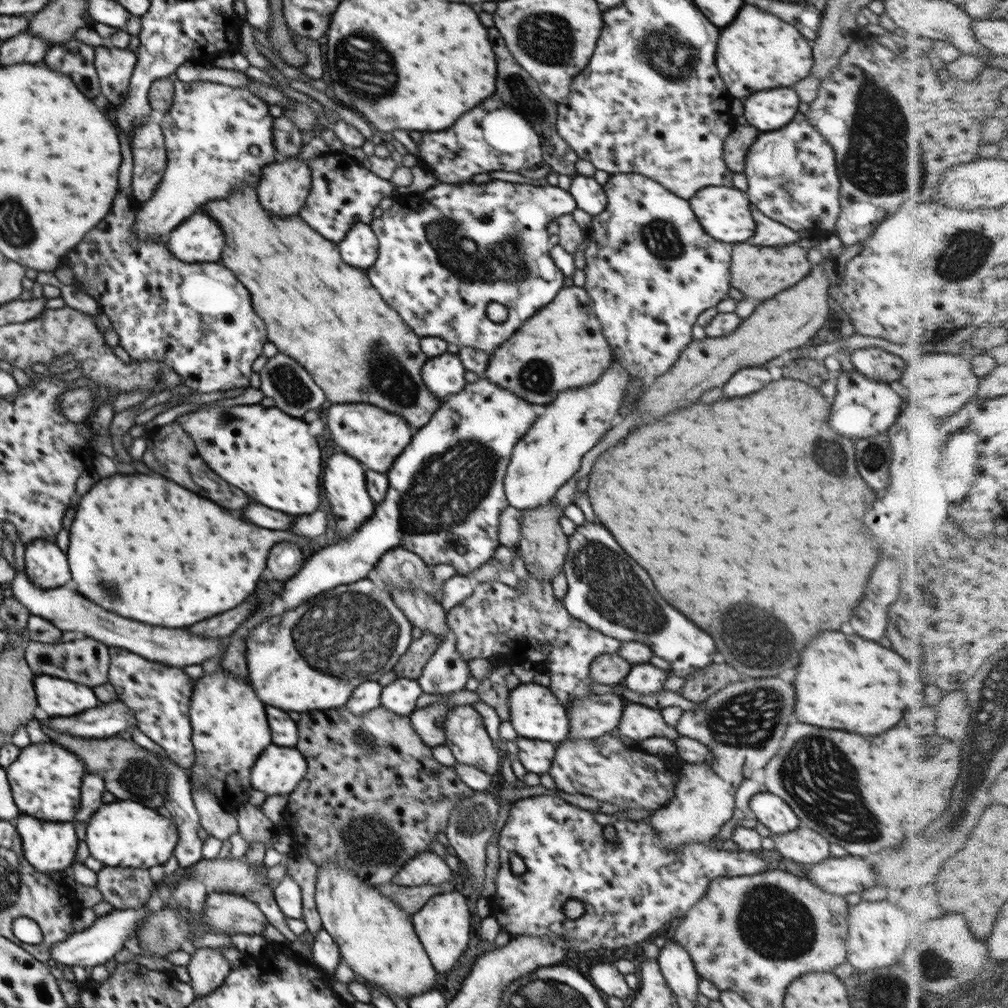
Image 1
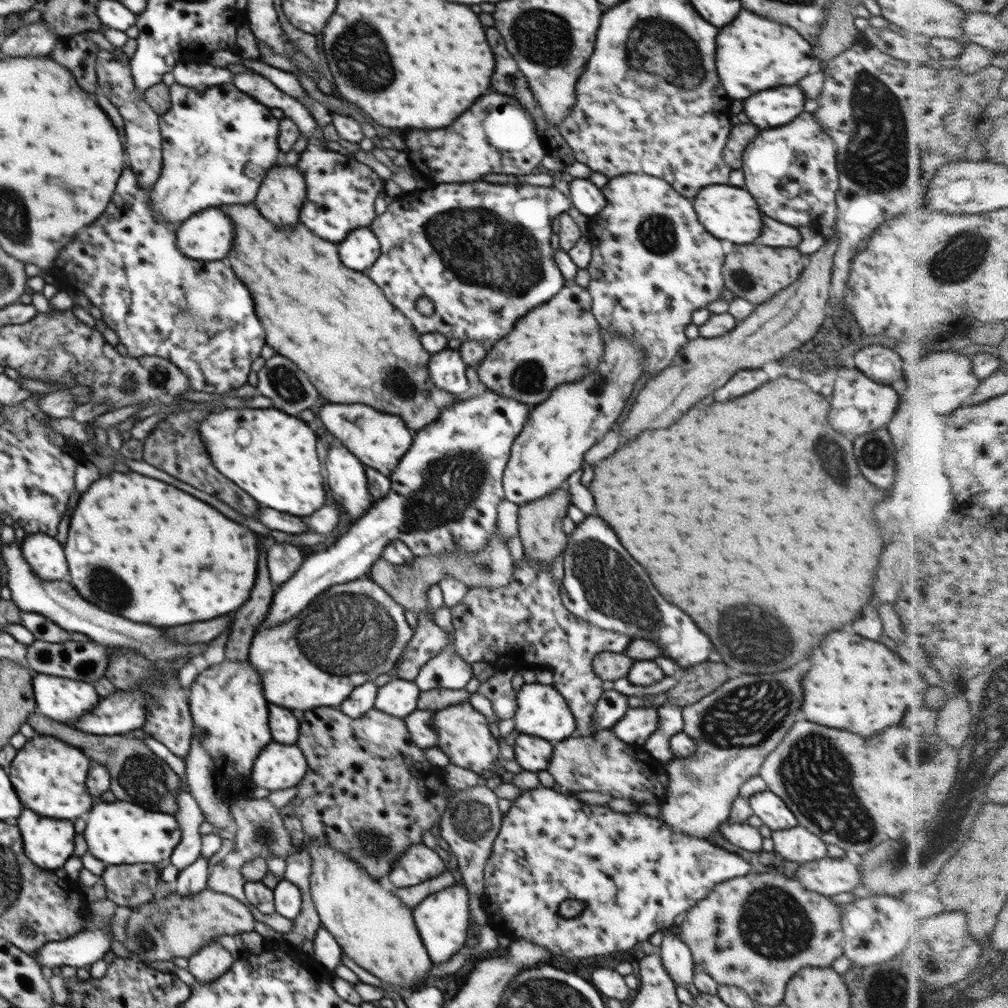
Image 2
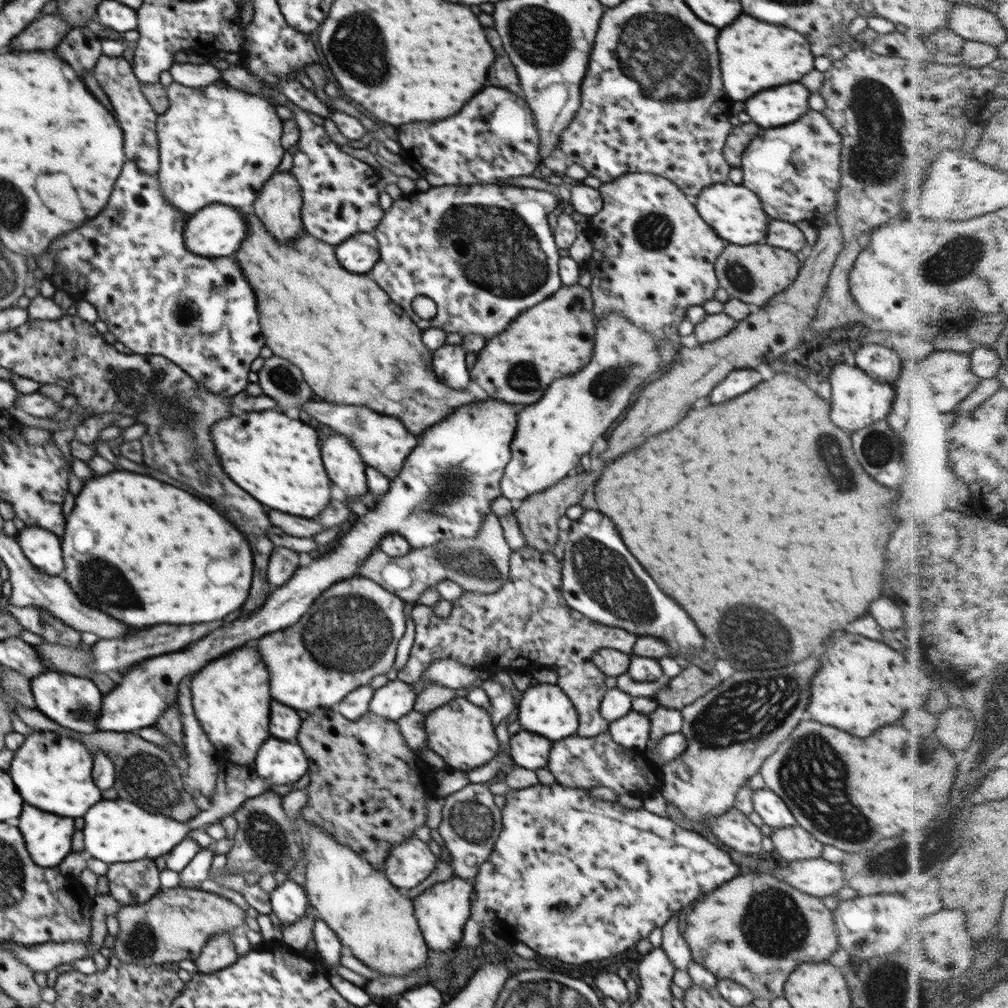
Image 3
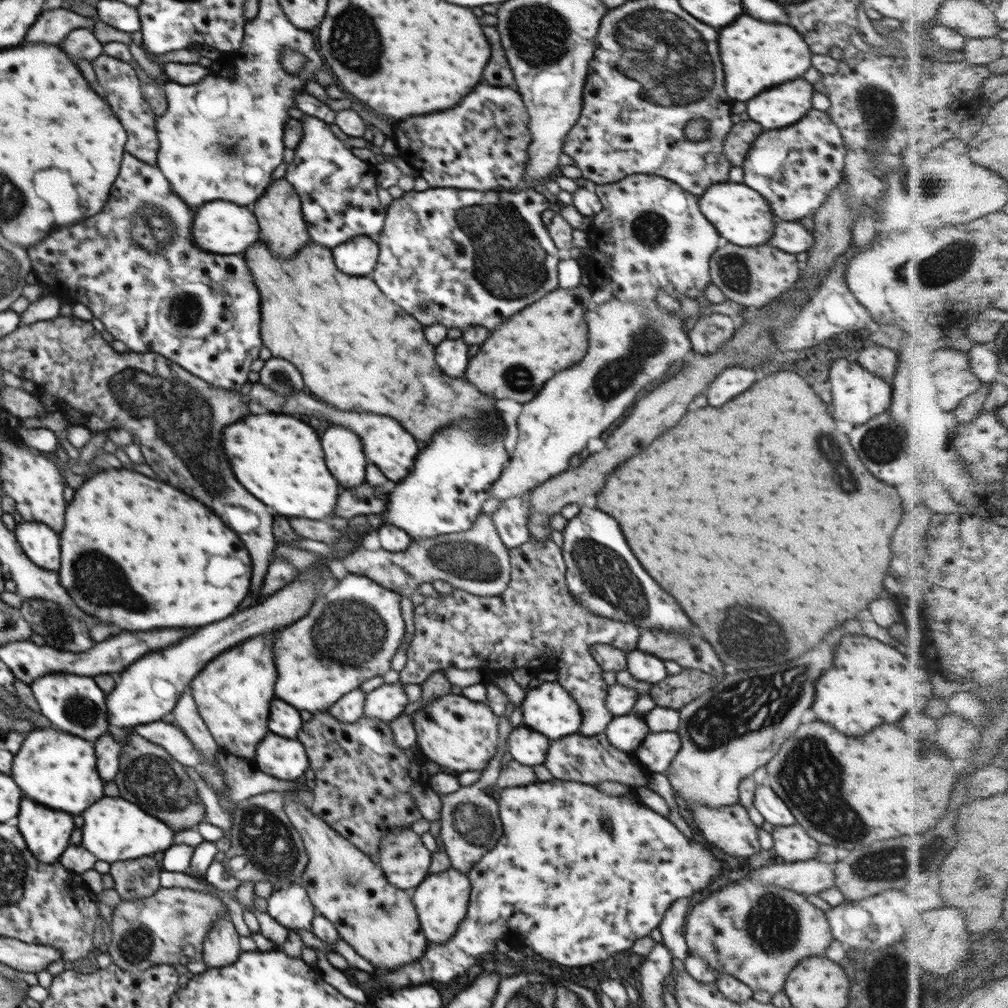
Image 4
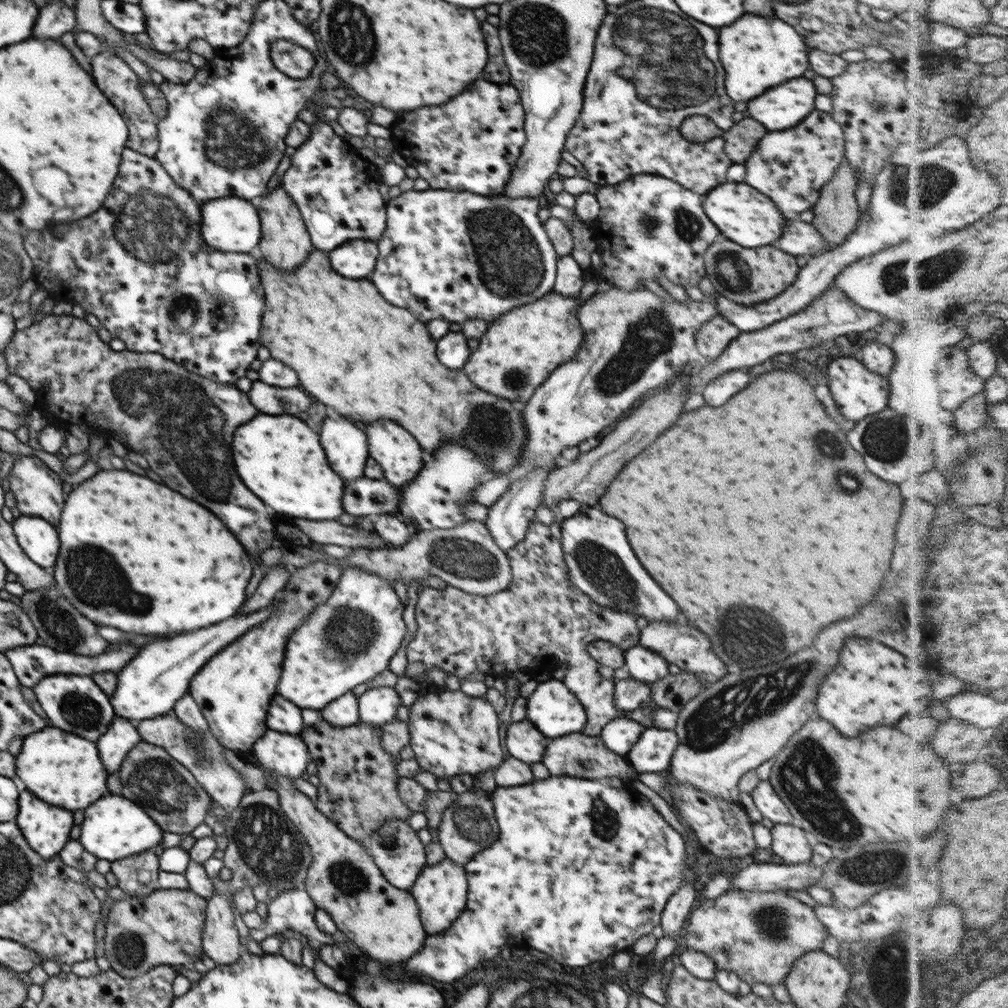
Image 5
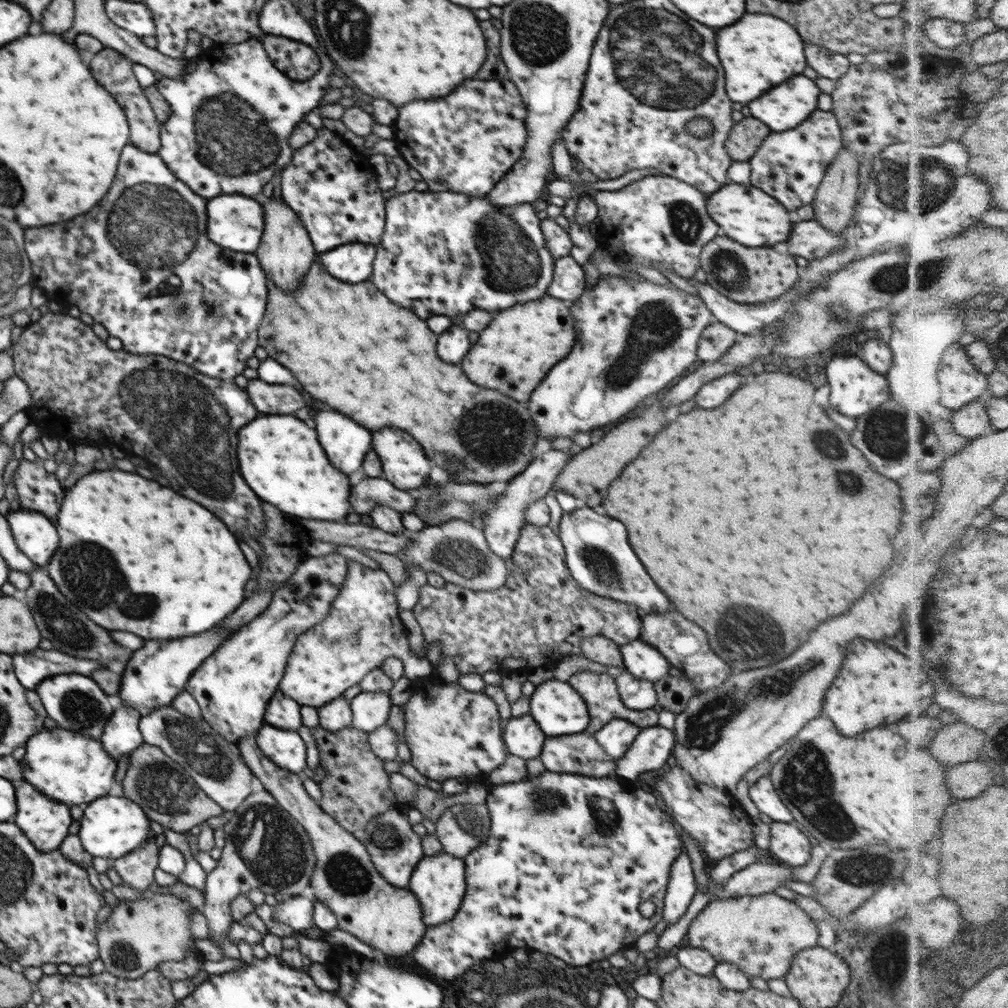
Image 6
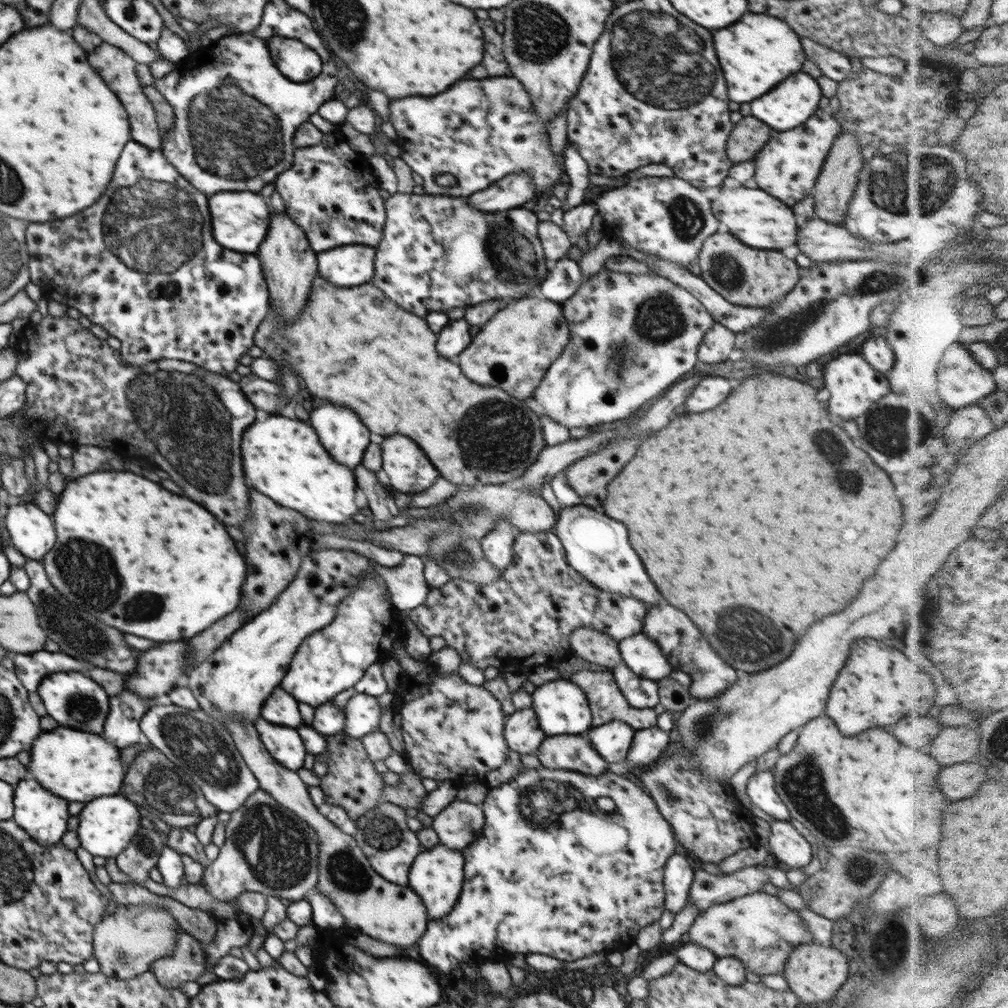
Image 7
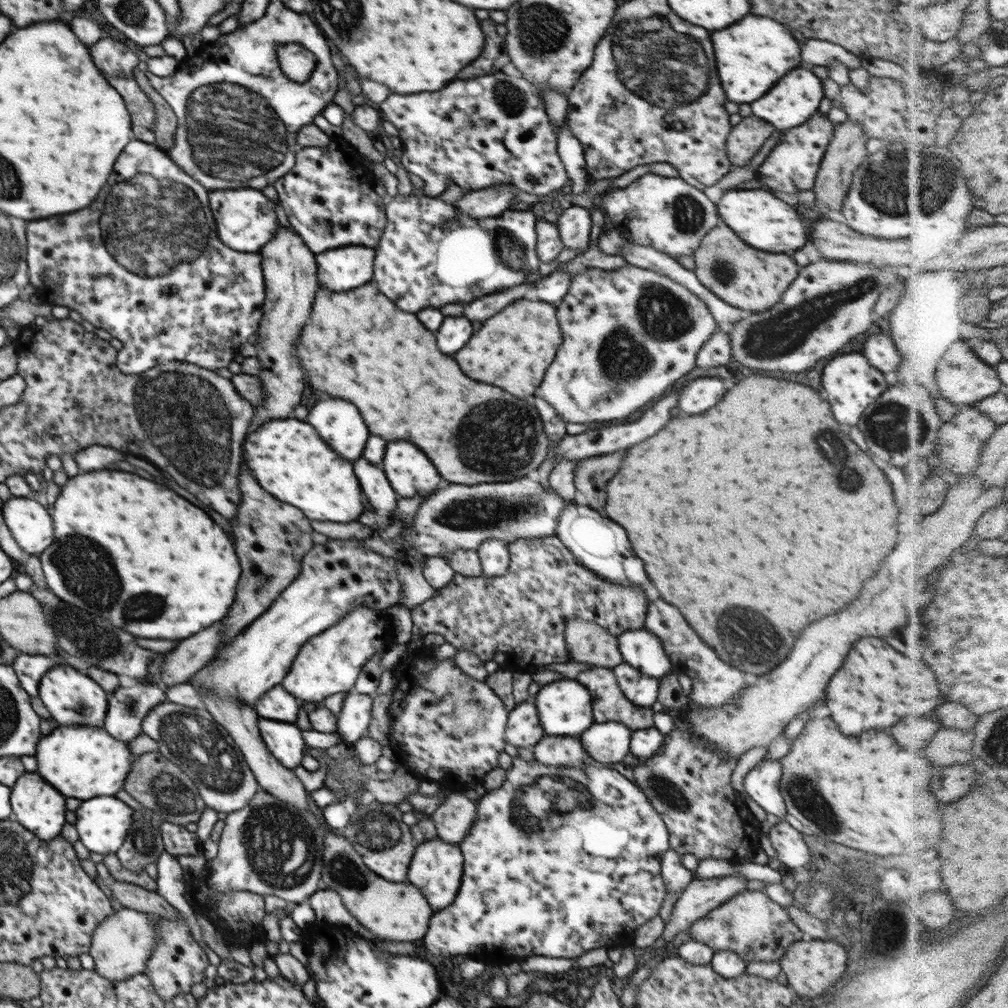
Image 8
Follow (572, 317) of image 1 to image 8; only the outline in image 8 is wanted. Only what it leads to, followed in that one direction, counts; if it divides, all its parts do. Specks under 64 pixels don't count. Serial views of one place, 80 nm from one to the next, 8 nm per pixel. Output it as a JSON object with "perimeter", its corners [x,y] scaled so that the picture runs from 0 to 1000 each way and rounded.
{"perimeter":[[[514,297],[492,313],[484,315],[480,323],[466,335],[466,339],[450,351],[458,369],[480,381],[502,385],[514,395],[522,396],[531,391],[541,374],[541,367],[551,356],[558,341],[559,331],[554,319],[553,306],[549,301]]]}

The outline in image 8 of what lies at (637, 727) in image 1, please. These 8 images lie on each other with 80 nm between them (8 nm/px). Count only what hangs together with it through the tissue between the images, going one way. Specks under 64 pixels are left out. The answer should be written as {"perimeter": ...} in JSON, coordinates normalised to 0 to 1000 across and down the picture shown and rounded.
{"perimeter":[[[599,716],[585,720],[575,734],[589,754],[609,758],[625,746],[626,724],[615,716]]]}

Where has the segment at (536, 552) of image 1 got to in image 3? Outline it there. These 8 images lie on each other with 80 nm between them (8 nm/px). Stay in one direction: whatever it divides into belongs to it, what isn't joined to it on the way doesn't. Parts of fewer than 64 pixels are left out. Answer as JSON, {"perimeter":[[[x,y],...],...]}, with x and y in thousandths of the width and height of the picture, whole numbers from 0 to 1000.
{"perimeter":[[[578,468],[572,470],[566,469],[554,479],[540,488],[527,490],[524,494],[513,500],[514,522],[521,534],[521,540],[531,544],[534,548],[544,548],[549,546],[553,538],[560,534],[559,528],[555,525],[554,515],[562,511],[562,506],[565,501],[575,498],[578,488],[583,485],[587,486],[591,478],[593,478],[593,470],[595,468]]]}

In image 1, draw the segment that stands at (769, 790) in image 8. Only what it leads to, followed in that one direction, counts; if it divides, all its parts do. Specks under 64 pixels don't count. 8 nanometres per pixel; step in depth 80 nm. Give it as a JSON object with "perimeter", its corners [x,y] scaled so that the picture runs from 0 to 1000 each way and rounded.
{"perimeter":[[[761,785],[748,788],[743,795],[743,801],[751,814],[761,819],[766,826],[780,827],[796,819],[785,800],[768,787]]]}

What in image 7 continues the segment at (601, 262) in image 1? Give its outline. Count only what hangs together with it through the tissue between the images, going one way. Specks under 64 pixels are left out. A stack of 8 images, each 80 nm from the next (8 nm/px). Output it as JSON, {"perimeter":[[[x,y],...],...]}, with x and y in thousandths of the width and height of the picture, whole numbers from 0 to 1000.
{"perimeter":[[[641,175],[635,178],[625,178],[616,186],[604,187],[602,189],[593,191],[588,201],[591,204],[592,212],[598,216],[605,235],[615,237],[619,243],[625,244],[633,250],[648,252],[682,266],[686,260],[692,257],[698,238],[710,231],[713,221],[704,208],[704,198],[698,194],[696,189],[671,175]]]}

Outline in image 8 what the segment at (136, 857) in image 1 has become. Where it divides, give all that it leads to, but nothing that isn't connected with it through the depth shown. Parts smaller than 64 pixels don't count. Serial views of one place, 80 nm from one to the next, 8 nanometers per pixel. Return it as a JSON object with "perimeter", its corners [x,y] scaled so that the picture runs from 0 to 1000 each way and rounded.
{"perimeter":[[[116,790],[88,792],[80,796],[74,807],[76,814],[73,819],[76,821],[79,835],[85,839],[88,845],[95,845],[95,847],[103,849],[119,843],[132,818],[132,803]]]}

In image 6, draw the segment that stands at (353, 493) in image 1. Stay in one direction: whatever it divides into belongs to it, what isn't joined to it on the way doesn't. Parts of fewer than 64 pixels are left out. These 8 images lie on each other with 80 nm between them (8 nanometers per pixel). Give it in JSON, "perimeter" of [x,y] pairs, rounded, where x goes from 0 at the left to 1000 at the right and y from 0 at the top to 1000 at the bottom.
{"perimeter":[[[317,409],[313,413],[313,427],[329,462],[345,472],[359,462],[363,448],[369,445],[367,427],[335,409]]]}

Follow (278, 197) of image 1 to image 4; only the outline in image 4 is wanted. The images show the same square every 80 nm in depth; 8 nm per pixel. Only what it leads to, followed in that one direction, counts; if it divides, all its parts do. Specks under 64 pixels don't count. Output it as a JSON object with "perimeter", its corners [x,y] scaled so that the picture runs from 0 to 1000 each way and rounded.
{"perimeter":[[[282,177],[270,179],[262,192],[253,199],[252,214],[258,220],[260,236],[274,254],[292,254],[298,246],[308,240],[308,233],[299,207],[299,198],[291,185]]]}

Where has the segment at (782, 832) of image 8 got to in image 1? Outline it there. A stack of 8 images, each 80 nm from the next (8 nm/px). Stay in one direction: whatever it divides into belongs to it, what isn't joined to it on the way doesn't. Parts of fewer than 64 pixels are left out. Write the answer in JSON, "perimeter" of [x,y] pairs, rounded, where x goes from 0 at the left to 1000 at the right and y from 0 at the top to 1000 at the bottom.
{"perimeter":[[[793,819],[780,827],[766,826],[765,831],[769,835],[769,843],[779,854],[808,858],[824,849],[821,832],[800,819]]]}

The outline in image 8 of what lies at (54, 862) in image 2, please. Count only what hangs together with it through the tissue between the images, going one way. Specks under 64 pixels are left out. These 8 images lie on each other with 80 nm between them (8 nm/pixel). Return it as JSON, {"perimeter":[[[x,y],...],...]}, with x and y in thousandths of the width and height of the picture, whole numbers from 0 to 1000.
{"perimeter":[[[25,766],[11,784],[12,811],[40,833],[51,834],[59,829],[65,816],[65,793],[63,788],[48,780],[36,766]]]}

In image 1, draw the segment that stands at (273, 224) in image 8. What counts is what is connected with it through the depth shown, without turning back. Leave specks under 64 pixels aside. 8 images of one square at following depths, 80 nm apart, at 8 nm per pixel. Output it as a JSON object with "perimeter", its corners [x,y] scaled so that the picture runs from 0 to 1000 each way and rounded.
{"perimeter":[[[192,212],[171,228],[165,240],[170,252],[181,260],[216,260],[222,248],[222,230],[216,220]]]}

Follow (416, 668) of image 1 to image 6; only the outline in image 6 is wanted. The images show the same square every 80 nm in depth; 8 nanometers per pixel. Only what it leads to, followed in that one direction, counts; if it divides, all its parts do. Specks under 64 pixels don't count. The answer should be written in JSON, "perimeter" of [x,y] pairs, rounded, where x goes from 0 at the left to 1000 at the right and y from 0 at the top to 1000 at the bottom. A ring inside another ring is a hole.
{"perimeter":[[[521,520],[517,526],[517,531],[512,537],[512,542],[508,547],[508,550],[501,556],[504,566],[504,573],[502,573],[502,583],[504,585],[510,585],[510,587],[518,587],[518,589],[490,589],[490,595],[488,595],[488,589],[472,587],[470,585],[458,583],[449,578],[443,578],[440,583],[427,582],[427,579],[423,579],[416,584],[416,595],[411,602],[411,611],[417,620],[418,626],[422,633],[421,643],[426,643],[429,637],[437,637],[438,651],[447,651],[452,653],[451,658],[455,669],[476,669],[479,670],[482,666],[488,665],[488,657],[496,657],[498,661],[504,661],[502,657],[508,657],[506,665],[513,665],[514,663],[523,663],[525,666],[540,666],[546,667],[548,663],[552,663],[558,653],[561,651],[578,651],[576,646],[576,637],[578,633],[582,631],[600,631],[605,635],[608,635],[614,642],[633,634],[636,628],[635,609],[633,609],[633,603],[629,603],[627,599],[619,599],[619,597],[613,597],[607,593],[599,593],[593,591],[588,587],[577,584],[571,575],[567,572],[566,565],[562,562],[561,559],[561,544],[559,543],[558,537],[555,535],[553,529],[544,521],[532,522]],[[574,665],[565,671],[563,674],[563,679],[577,690],[579,696],[583,698],[583,706],[585,710],[585,718],[583,722],[579,724],[581,728],[589,728],[593,726],[601,716],[605,716],[607,712],[615,712],[633,720],[636,723],[641,723],[653,719],[654,707],[649,703],[638,704],[634,706],[633,704],[627,704],[621,702],[619,697],[616,695],[614,687],[612,686],[612,679],[610,678],[610,672],[605,671],[602,668],[589,668],[583,665]]]}

